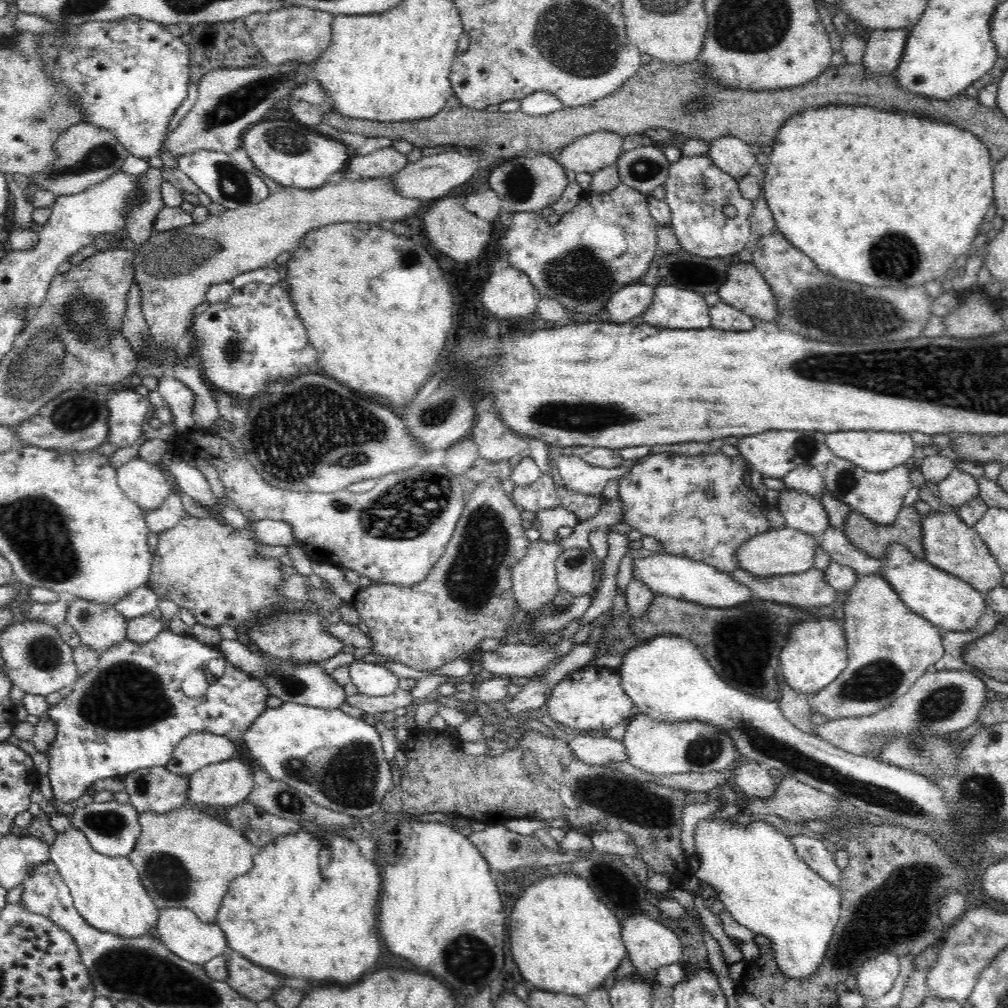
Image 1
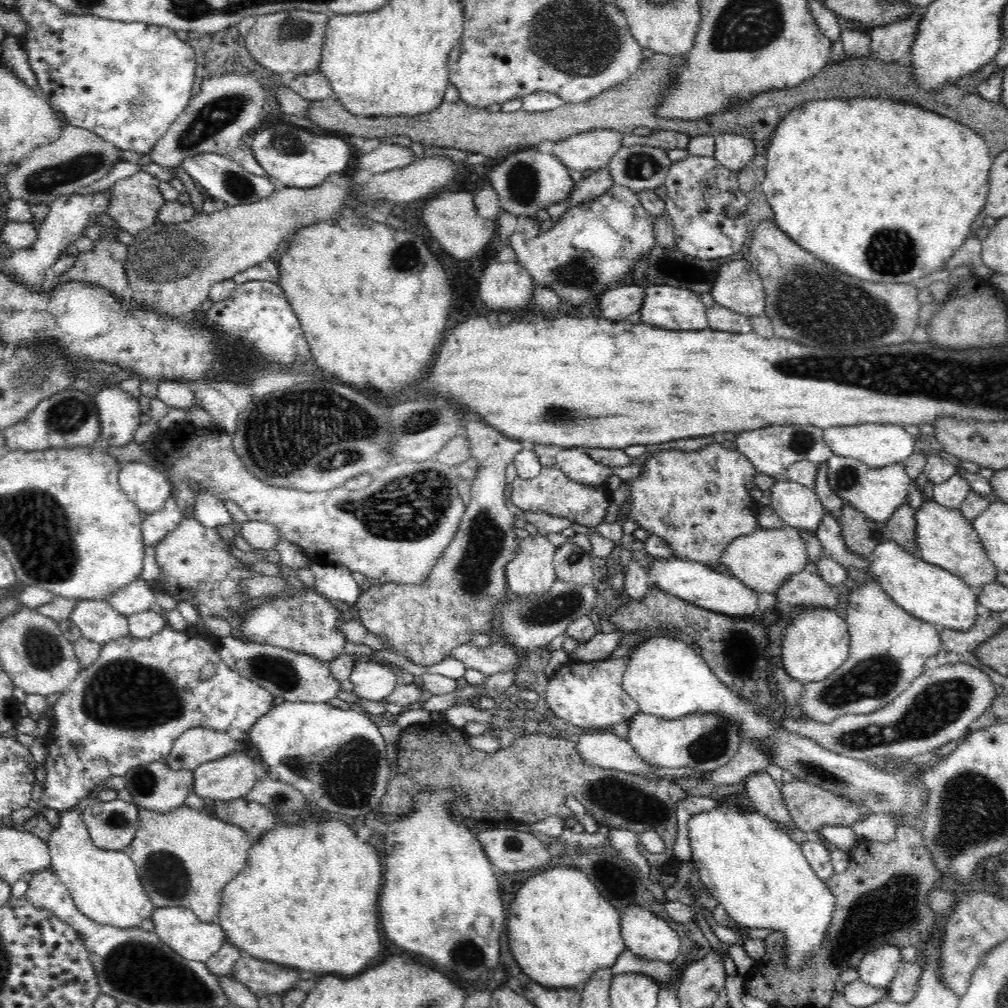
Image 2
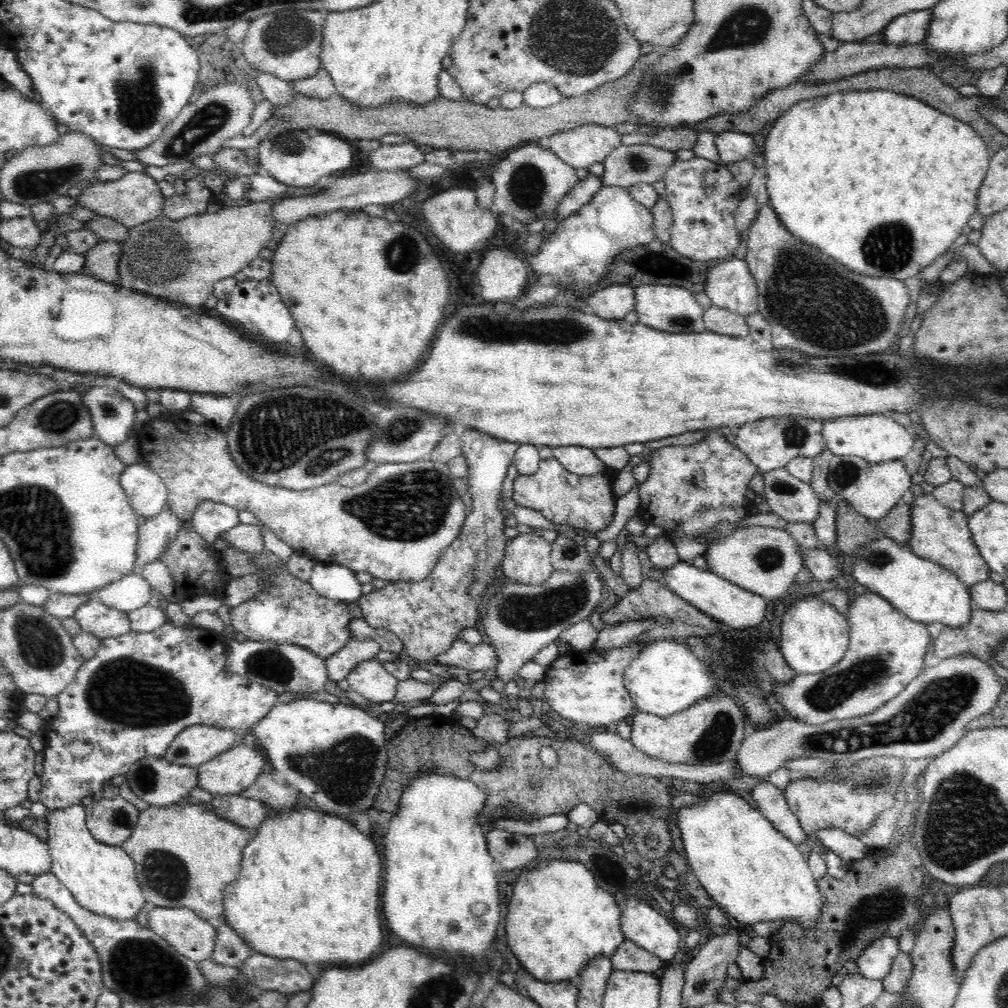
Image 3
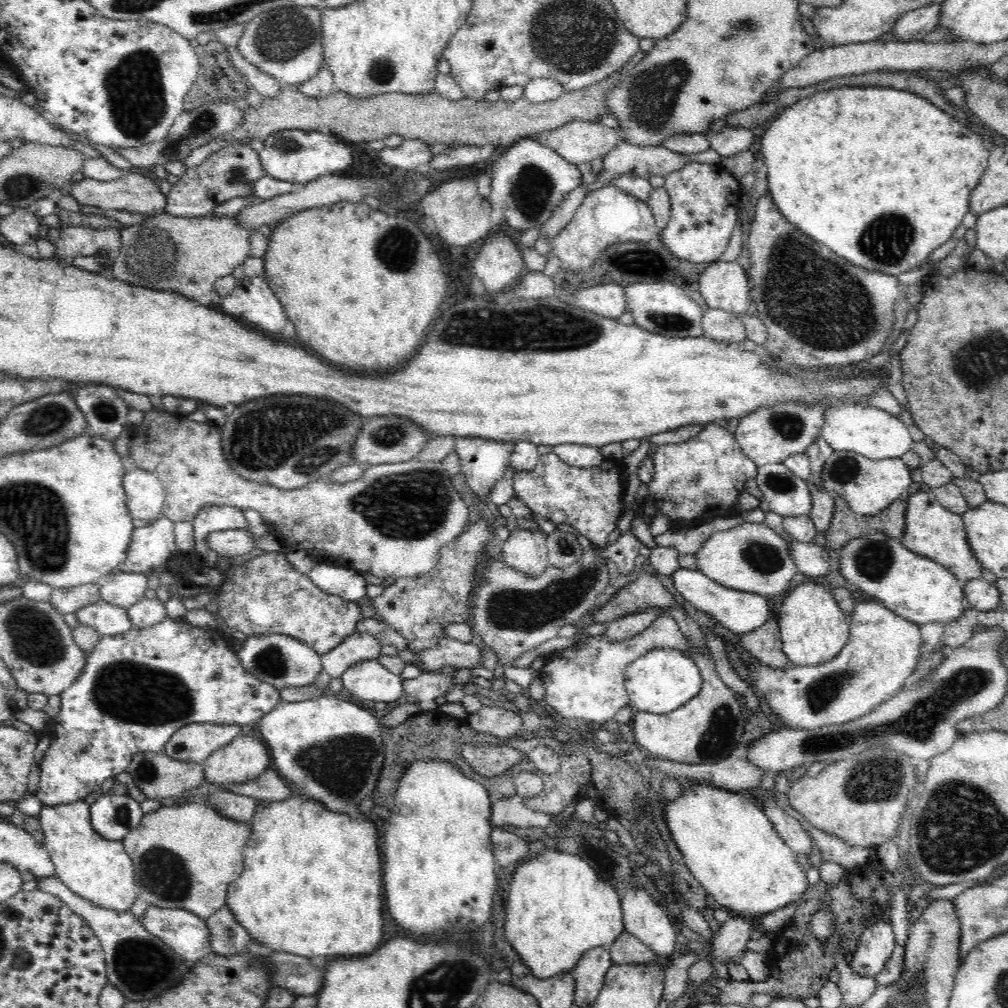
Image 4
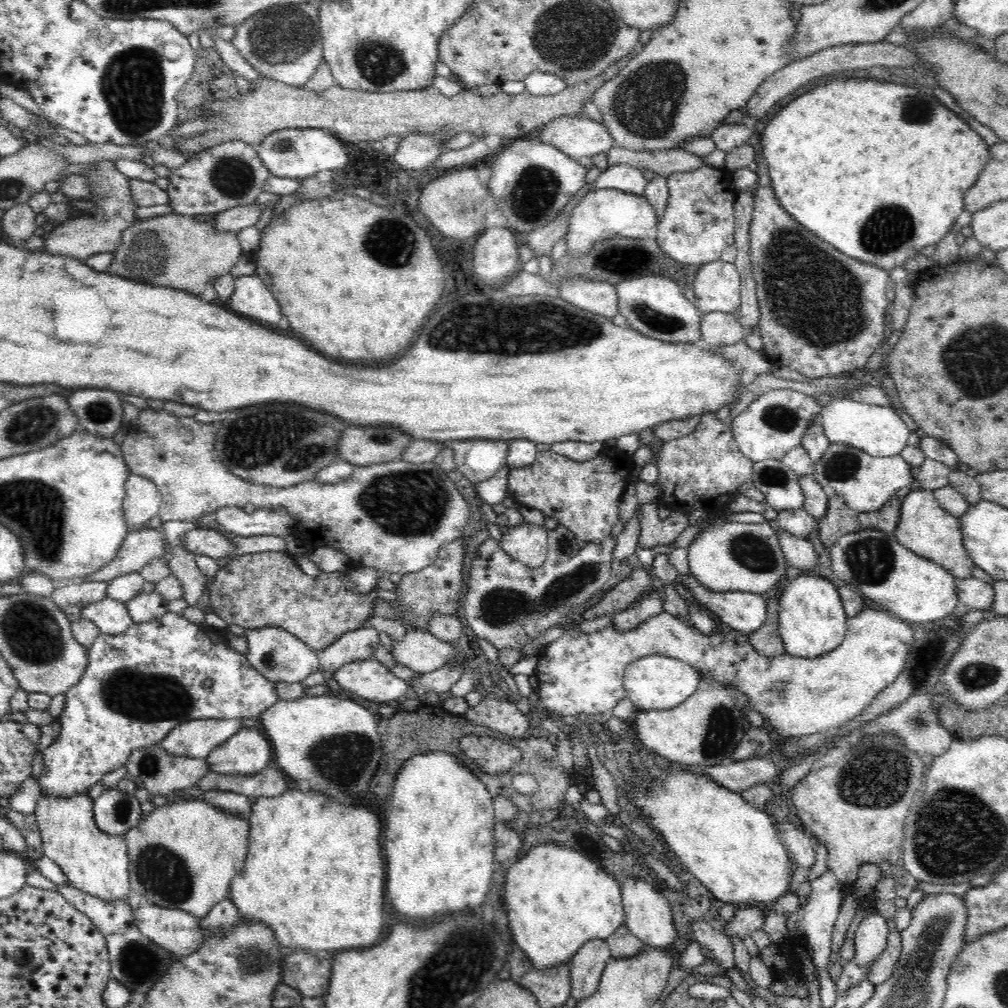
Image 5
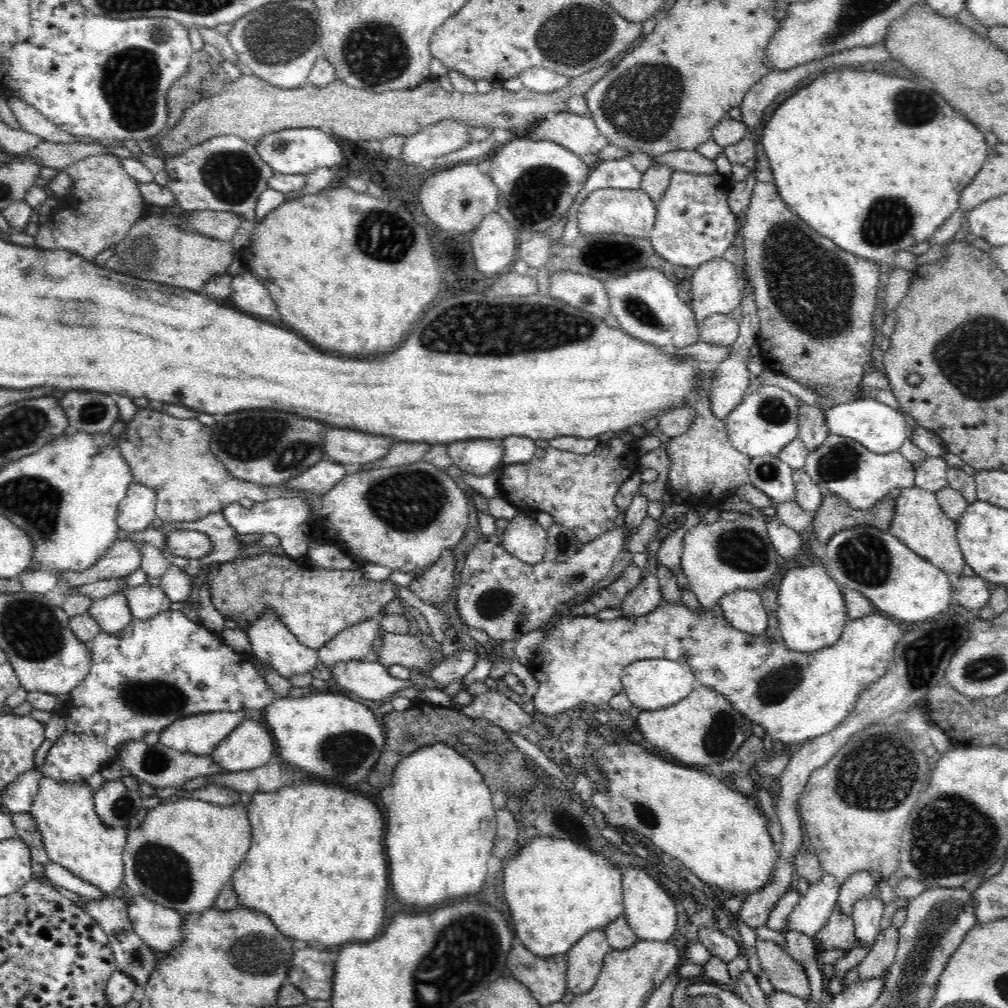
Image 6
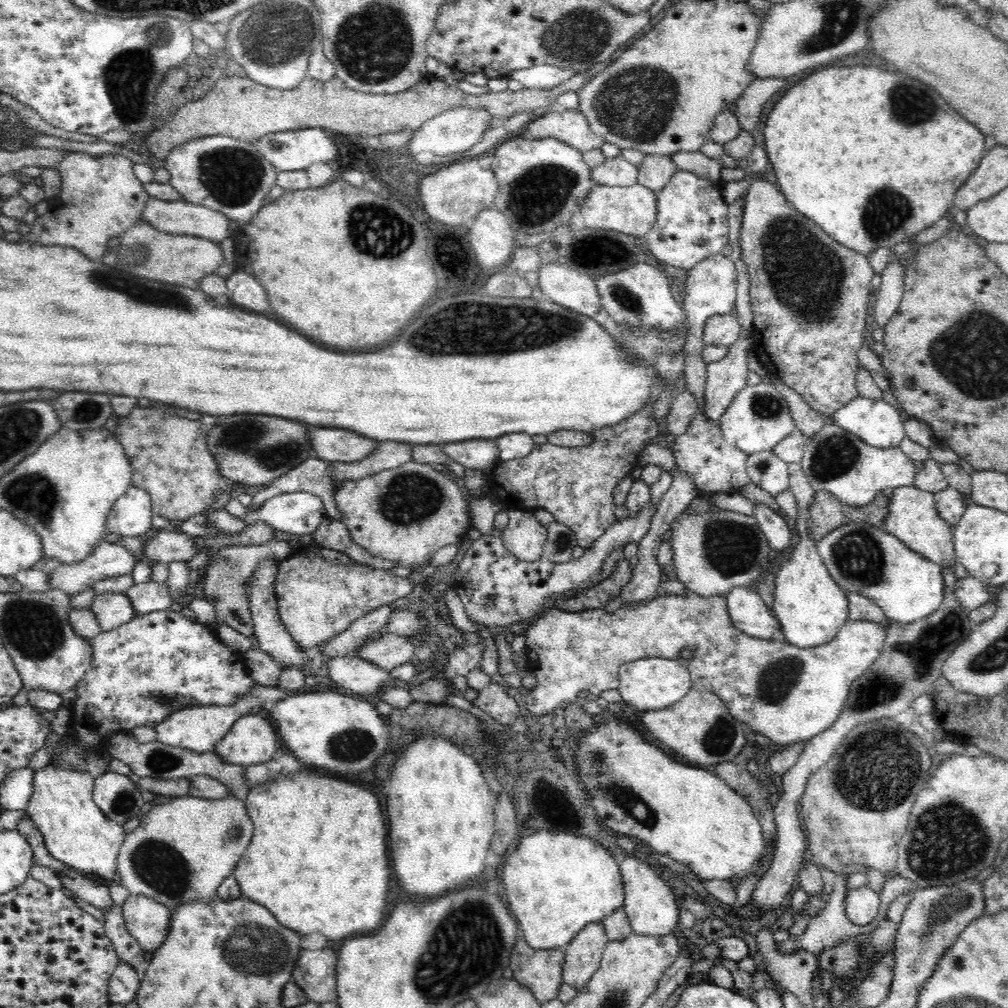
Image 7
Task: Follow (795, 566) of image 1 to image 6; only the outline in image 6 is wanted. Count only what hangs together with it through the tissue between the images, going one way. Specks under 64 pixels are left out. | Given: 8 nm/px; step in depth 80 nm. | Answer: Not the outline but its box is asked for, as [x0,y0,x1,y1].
[681,517,780,610]

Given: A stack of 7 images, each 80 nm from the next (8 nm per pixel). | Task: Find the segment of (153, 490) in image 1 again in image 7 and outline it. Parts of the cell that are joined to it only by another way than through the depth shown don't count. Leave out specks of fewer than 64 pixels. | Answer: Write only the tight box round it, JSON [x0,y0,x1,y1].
[106,485,152,537]

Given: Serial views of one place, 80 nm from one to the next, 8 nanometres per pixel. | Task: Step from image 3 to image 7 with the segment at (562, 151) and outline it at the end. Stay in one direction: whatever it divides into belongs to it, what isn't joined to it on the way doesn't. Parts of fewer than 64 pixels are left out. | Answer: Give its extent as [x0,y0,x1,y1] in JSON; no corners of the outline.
[524,109,606,152]

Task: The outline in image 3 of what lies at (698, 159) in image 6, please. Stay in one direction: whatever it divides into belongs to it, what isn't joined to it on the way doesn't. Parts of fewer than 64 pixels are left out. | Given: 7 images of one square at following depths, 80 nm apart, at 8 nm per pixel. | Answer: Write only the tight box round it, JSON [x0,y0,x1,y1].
[602,143,678,186]

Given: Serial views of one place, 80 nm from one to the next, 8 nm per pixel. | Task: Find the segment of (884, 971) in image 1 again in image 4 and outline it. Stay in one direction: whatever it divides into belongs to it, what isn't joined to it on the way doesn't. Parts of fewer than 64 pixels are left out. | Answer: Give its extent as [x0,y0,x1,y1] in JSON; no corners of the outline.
[849,923,896,978]

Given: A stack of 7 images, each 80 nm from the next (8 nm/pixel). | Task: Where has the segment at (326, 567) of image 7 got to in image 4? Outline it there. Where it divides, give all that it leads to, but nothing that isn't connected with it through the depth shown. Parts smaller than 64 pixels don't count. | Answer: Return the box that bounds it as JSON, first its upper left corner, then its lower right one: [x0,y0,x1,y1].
[217,551,364,655]

